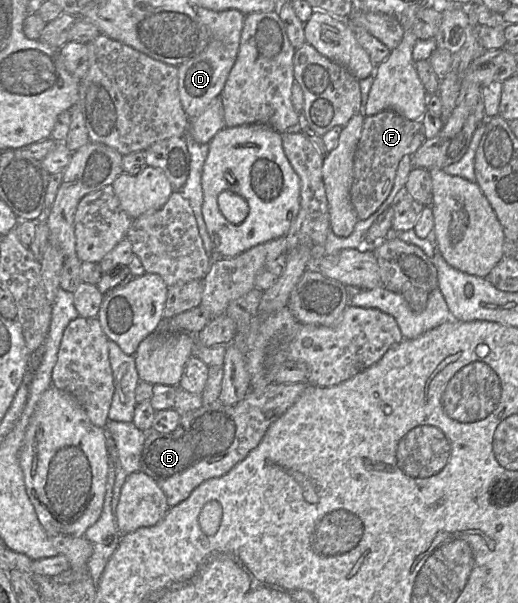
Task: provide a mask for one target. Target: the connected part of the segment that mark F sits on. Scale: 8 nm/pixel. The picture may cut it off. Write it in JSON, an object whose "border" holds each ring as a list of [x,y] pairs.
{"border":[[[384,110],[373,116],[365,116],[363,130],[354,157],[351,201],[359,220],[366,220],[390,194],[400,160],[404,155],[414,154],[427,140],[420,120],[409,120],[391,111]]]}

